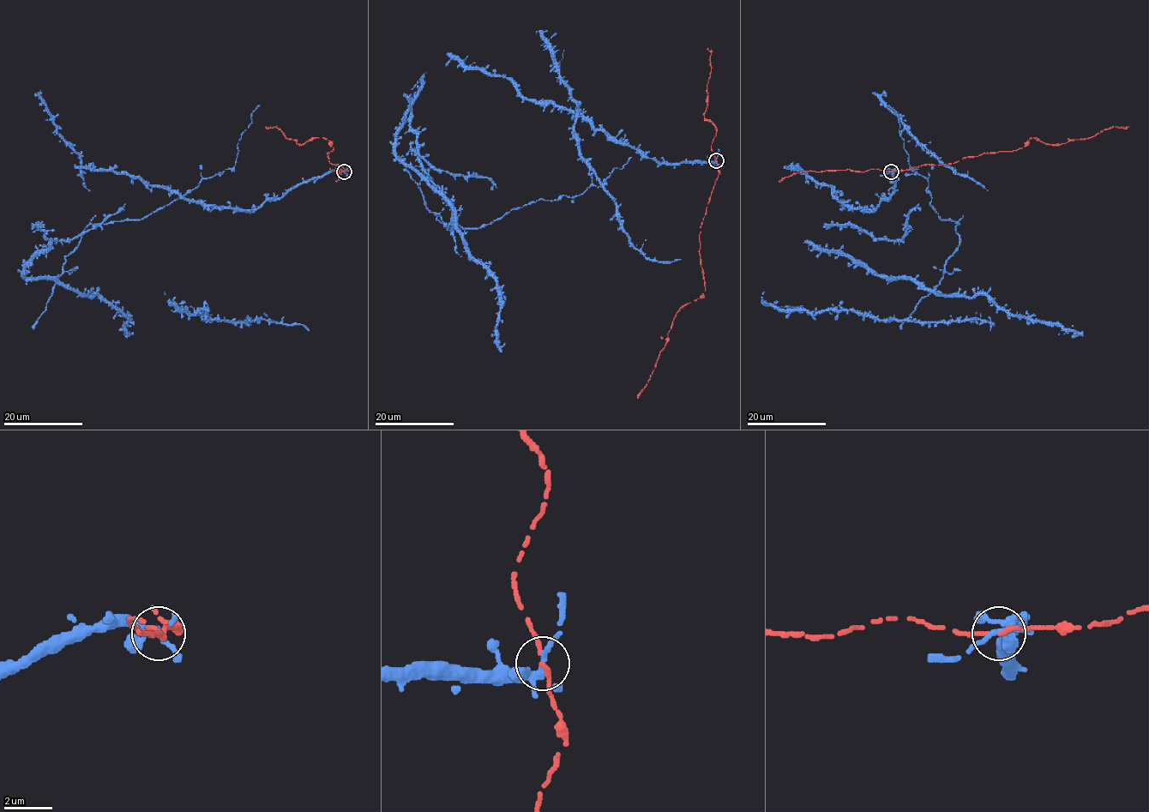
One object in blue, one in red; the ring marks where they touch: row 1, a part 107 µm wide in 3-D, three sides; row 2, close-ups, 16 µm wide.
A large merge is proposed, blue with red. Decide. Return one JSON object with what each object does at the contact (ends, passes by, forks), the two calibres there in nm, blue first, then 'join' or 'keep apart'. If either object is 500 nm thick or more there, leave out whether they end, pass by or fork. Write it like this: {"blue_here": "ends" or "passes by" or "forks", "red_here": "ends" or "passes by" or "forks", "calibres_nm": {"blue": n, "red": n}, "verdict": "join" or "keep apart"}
{"blue_here": "forks", "red_here": "passes by", "calibres_nm": {"blue": 190, "red": 170}, "verdict": "join"}

